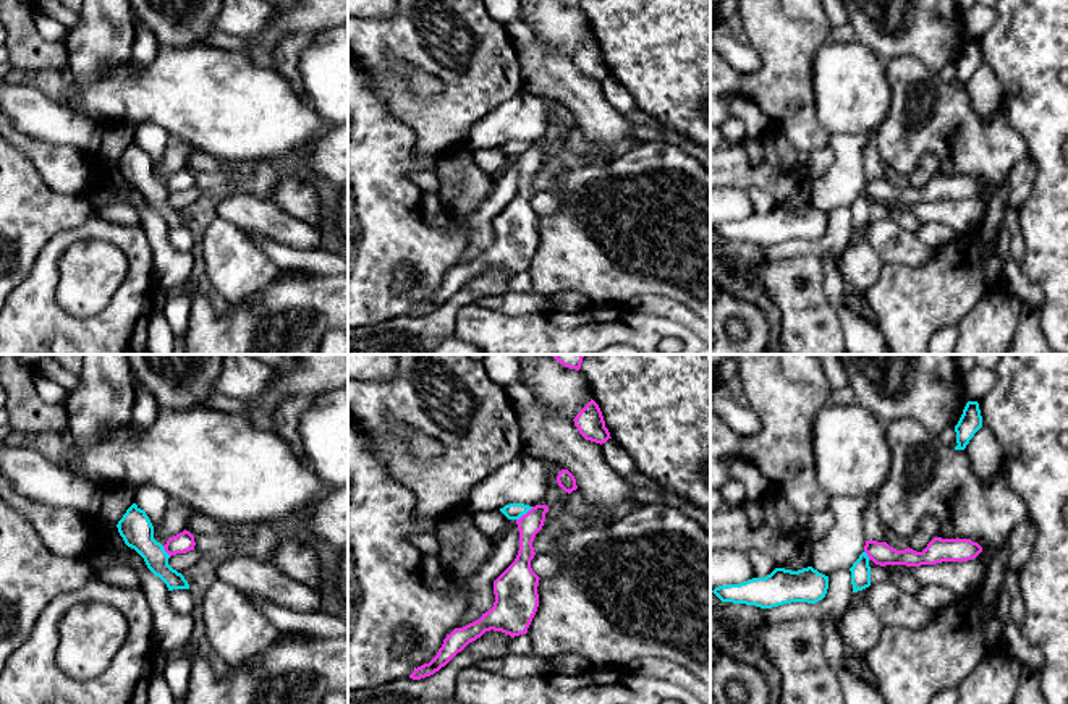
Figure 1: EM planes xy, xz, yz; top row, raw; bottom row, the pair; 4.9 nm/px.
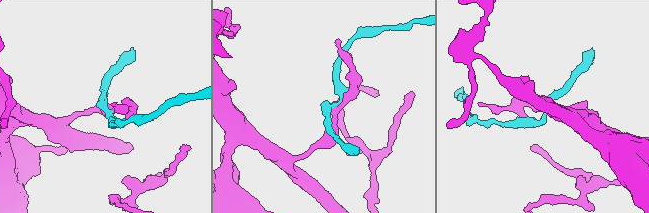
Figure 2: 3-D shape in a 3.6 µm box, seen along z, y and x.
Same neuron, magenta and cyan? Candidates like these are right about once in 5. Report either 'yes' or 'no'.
no

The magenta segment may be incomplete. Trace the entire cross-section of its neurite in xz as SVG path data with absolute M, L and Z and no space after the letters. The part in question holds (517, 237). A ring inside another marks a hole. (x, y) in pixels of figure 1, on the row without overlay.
M536 142L516 157L519 188L515 199L494 218L494 244L479 257L447 272L437 293L429 301L417 304L409 316L421 317L434 312L485 269L502 269L511 275L528 270L539 244L540 217L531 206L536 193L532 178L544 163L547 147L547 142Z

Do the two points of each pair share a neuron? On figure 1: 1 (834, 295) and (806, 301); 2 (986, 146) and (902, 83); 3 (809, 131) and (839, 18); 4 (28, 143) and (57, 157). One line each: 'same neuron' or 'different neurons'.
1: different neurons
2: same neuron
3: different neurons
4: same neuron

